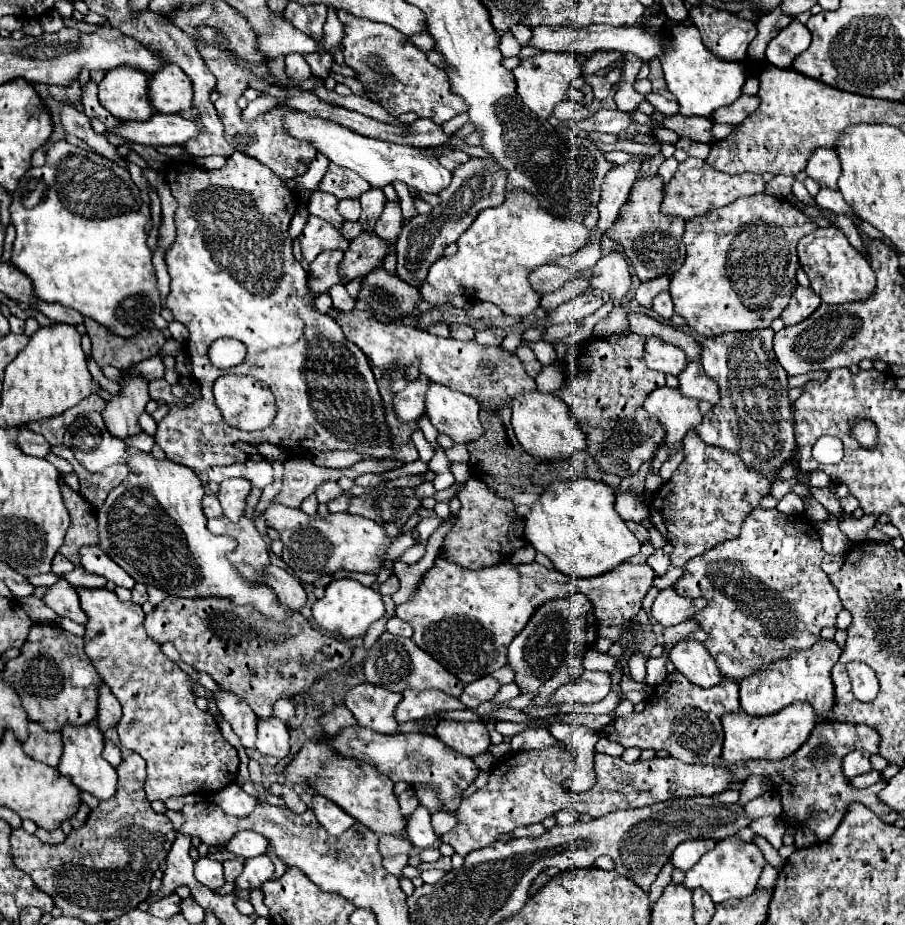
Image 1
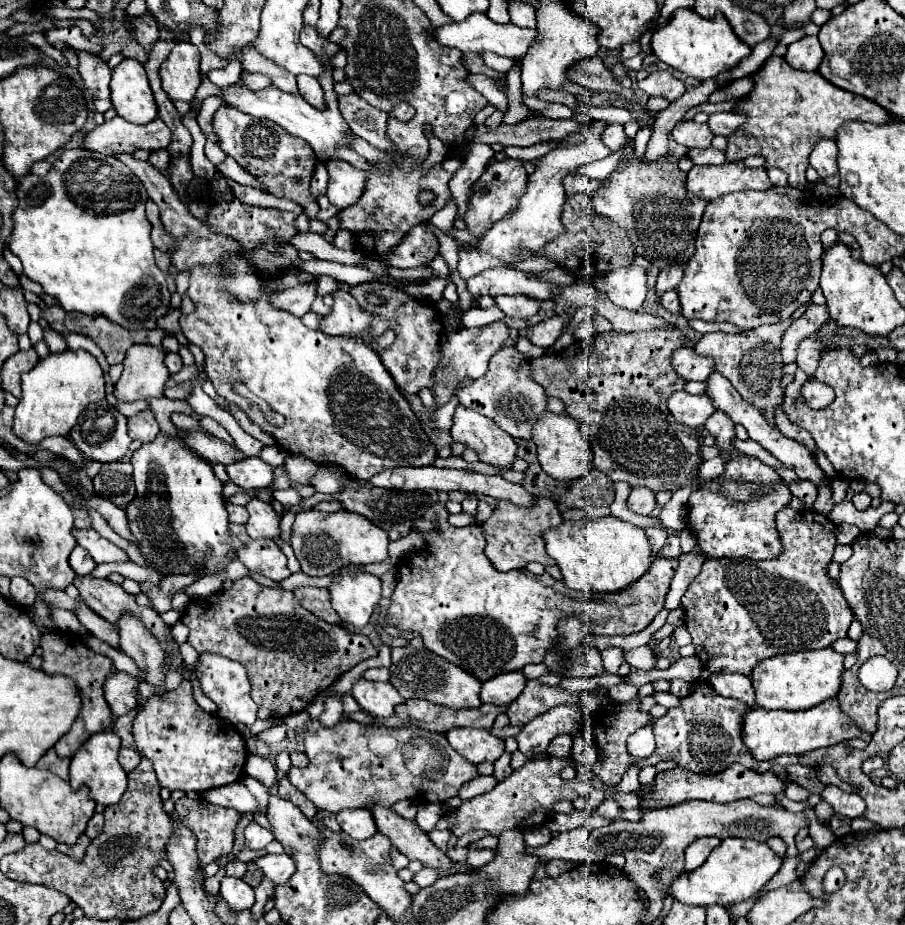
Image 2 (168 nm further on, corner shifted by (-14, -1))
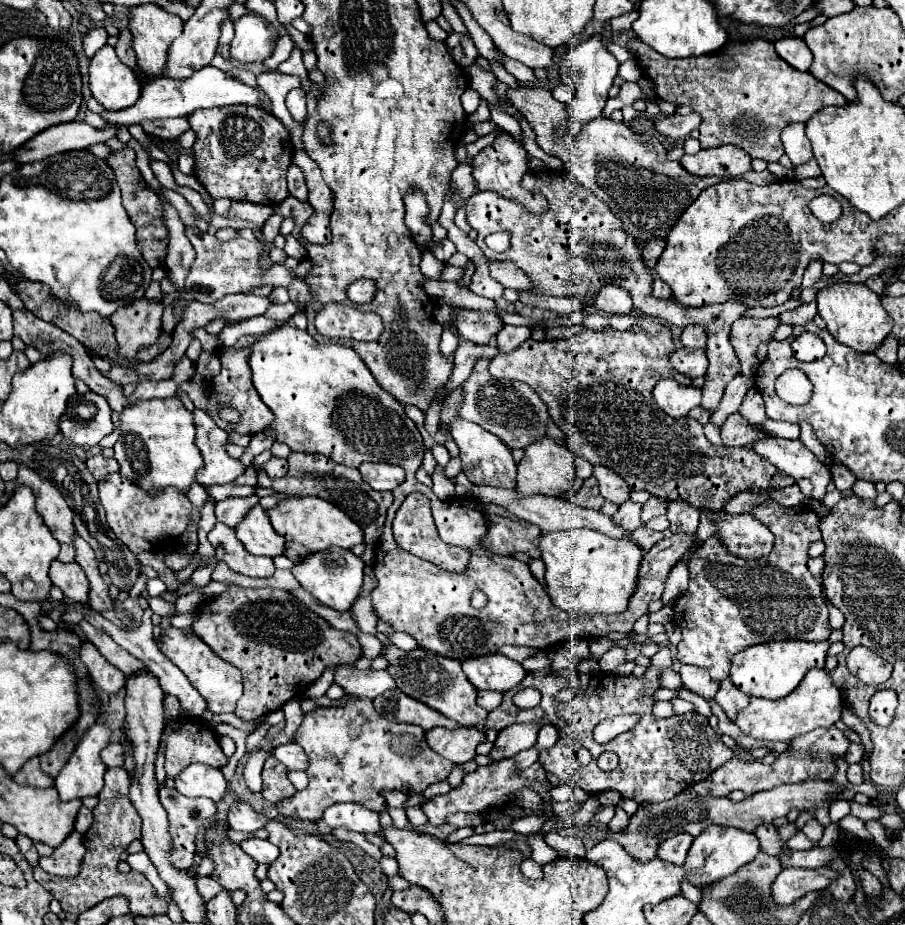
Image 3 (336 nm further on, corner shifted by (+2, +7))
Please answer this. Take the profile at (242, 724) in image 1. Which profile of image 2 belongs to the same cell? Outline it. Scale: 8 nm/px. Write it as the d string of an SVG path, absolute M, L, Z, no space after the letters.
M204 652L198 656L198 664L194 668L200 684L202 684L202 692L218 706L218 716L232 722L232 724L254 724L256 722L256 702L250 696L250 678L248 672L242 664L224 658L220 654L210 654Z

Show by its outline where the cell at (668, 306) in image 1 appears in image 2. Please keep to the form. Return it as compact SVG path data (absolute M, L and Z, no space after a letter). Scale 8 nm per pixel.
M668 290L664 296L662 296L662 306L672 312L672 314L680 314L680 300L678 300L678 294L676 290Z

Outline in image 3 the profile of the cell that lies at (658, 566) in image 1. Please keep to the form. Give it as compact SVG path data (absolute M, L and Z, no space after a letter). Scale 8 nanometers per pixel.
M638 528L638 530L634 530L632 532L632 538L634 538L634 542L646 552L652 544L656 544L660 538L662 538L662 532L654 532L654 530L650 530L650 528Z

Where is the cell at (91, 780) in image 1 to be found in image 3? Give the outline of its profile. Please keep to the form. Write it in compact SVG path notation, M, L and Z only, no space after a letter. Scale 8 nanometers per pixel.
M96 722L94 726L90 726L84 736L80 738L80 742L76 744L72 756L68 758L66 766L60 770L60 774L56 776L56 790L60 794L60 798L64 802L68 800L74 800L74 798L84 798L84 796L98 796L102 786L104 786L104 772L106 772L106 764L102 762L100 758L100 750L108 744L110 740L110 730L102 724L102 722Z

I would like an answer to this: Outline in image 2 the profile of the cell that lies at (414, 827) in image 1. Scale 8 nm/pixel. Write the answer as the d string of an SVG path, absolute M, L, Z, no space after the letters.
M420 804L418 814L416 814L416 824L424 830L430 832L434 830L436 822L444 816L444 806L442 804Z

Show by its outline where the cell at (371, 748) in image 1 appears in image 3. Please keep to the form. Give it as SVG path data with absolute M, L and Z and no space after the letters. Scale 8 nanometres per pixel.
M350 698L348 704L340 708L318 708L314 712L308 712L294 736L294 742L300 744L308 756L308 768L306 768L308 786L304 790L298 790L292 798L278 802L278 810L282 816L292 816L292 818L310 820L310 822L320 820L324 810L336 802L356 802L366 806L368 810L382 812L386 804L380 792L400 790L408 796L412 792L414 794L424 792L430 784L446 780L454 766L452 762L444 760L440 754L432 752L422 728L384 720L380 714L374 712L372 702L364 698Z

